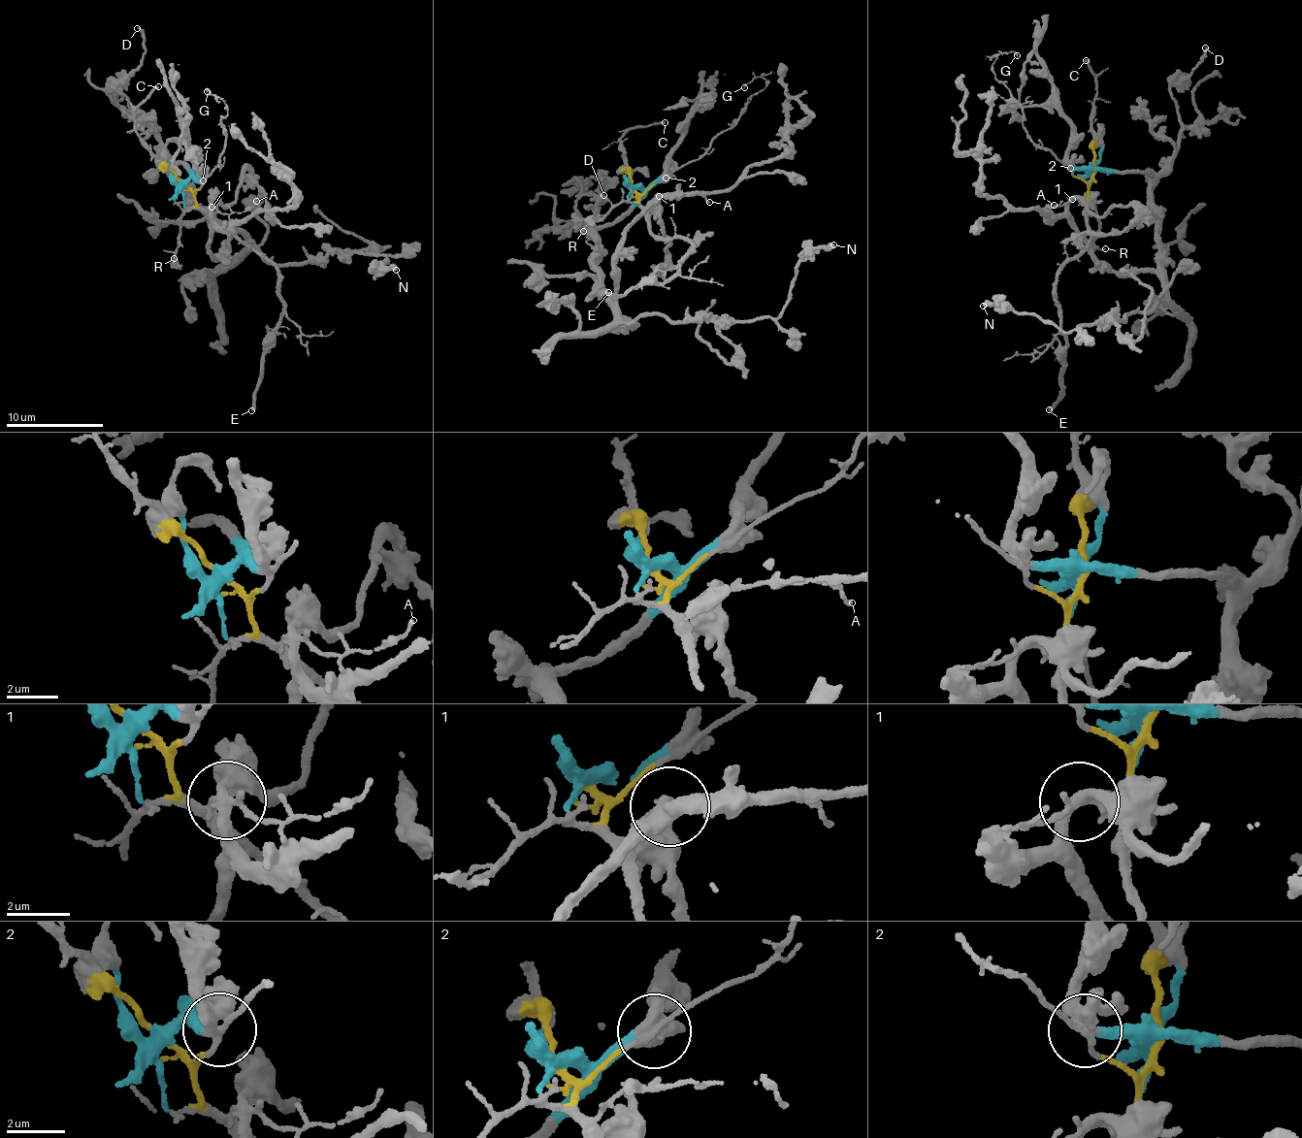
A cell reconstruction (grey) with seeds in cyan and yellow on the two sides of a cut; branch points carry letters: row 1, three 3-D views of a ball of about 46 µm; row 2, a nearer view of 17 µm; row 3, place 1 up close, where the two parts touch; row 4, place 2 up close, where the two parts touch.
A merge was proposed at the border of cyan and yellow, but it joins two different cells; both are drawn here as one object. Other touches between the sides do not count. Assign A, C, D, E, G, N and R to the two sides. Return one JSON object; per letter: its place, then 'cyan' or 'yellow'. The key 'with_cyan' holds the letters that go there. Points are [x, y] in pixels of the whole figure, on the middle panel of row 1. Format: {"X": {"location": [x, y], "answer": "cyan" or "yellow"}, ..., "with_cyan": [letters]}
{"A": {"location": [709, 202], "answer": "yellow"}, "C": {"location": [665, 122], "answer": "yellow"}, "D": {"location": [603, 195], "answer": "cyan"}, "E": {"location": [608, 292], "answer": "yellow"}, "G": {"location": [744, 87], "answer": "yellow"}, "N": {"location": [833, 244], "answer": "cyan"}, "R": {"location": [583, 231], "answer": "yellow"}, "with_cyan": ["D", "N"]}

